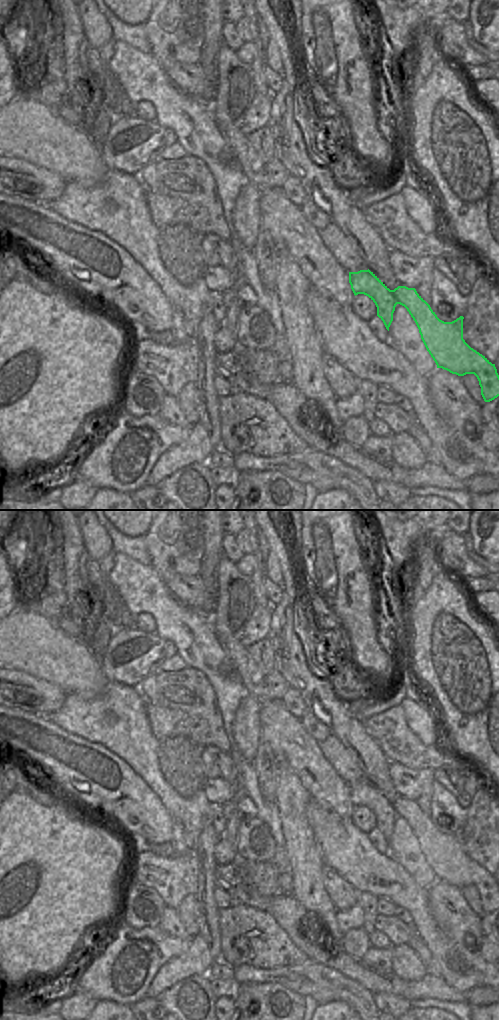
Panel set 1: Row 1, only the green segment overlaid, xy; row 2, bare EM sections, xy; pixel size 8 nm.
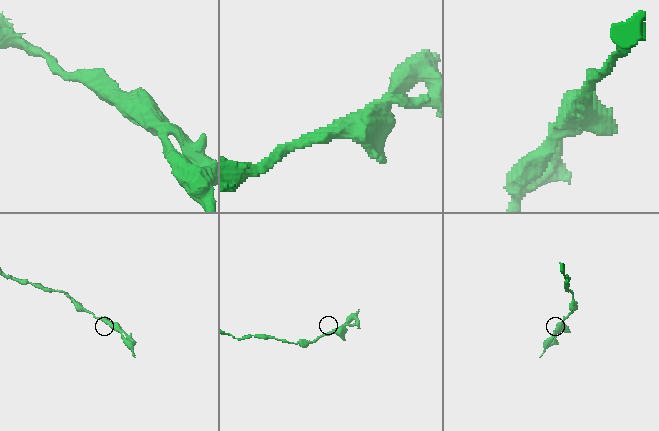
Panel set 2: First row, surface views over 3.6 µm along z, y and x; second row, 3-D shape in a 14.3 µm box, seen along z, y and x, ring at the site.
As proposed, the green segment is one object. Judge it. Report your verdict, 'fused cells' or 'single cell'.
fused cells

